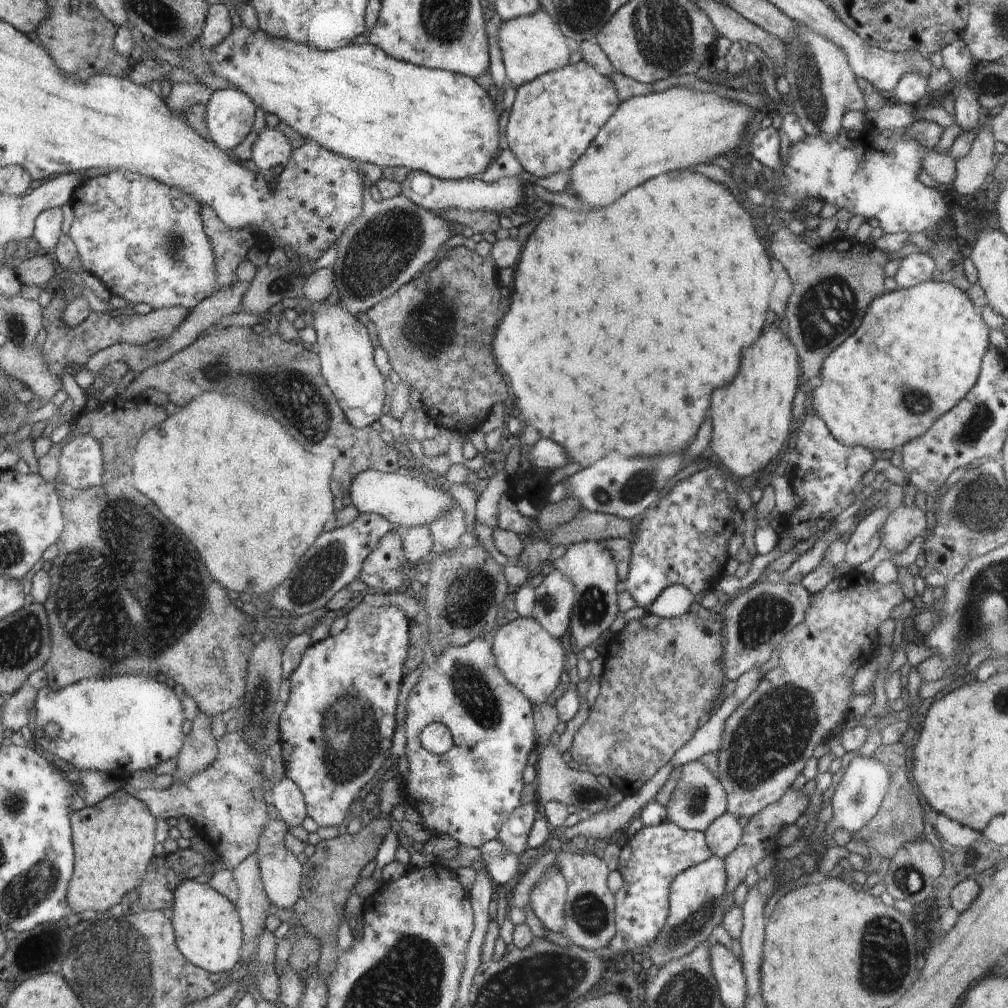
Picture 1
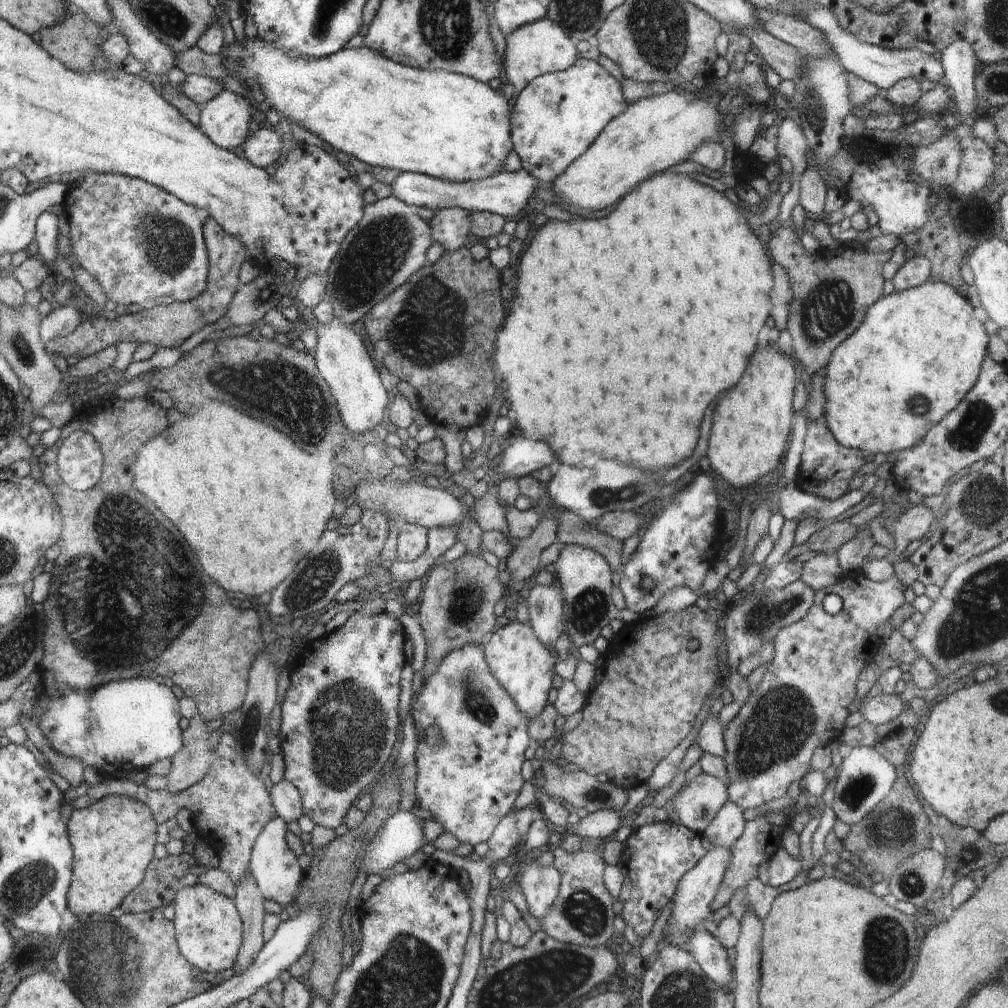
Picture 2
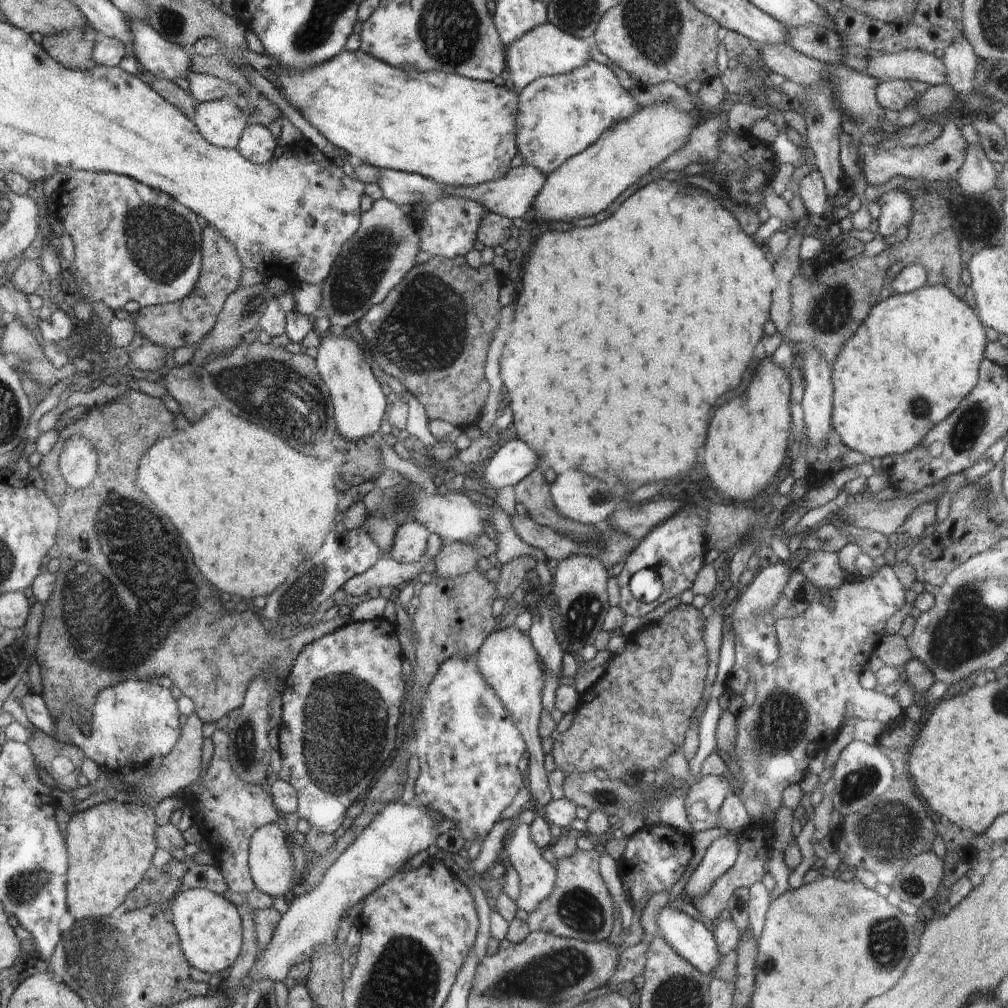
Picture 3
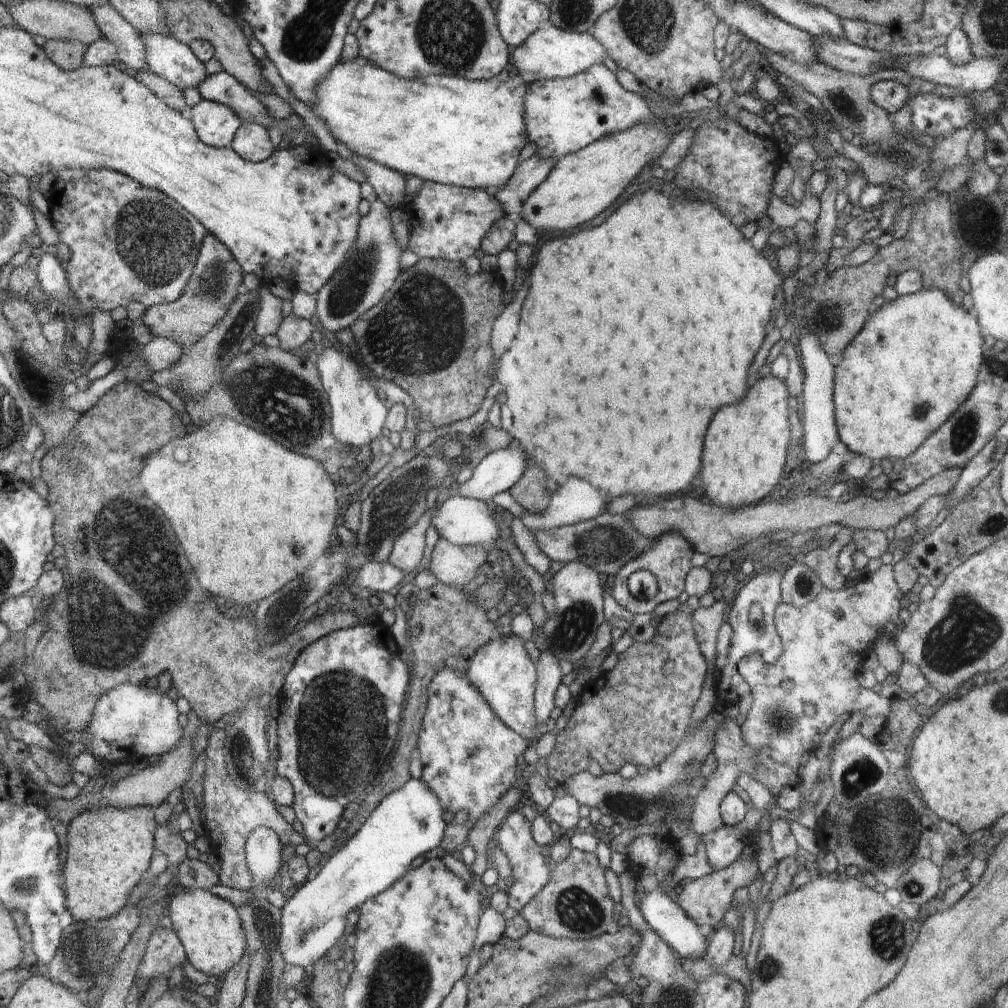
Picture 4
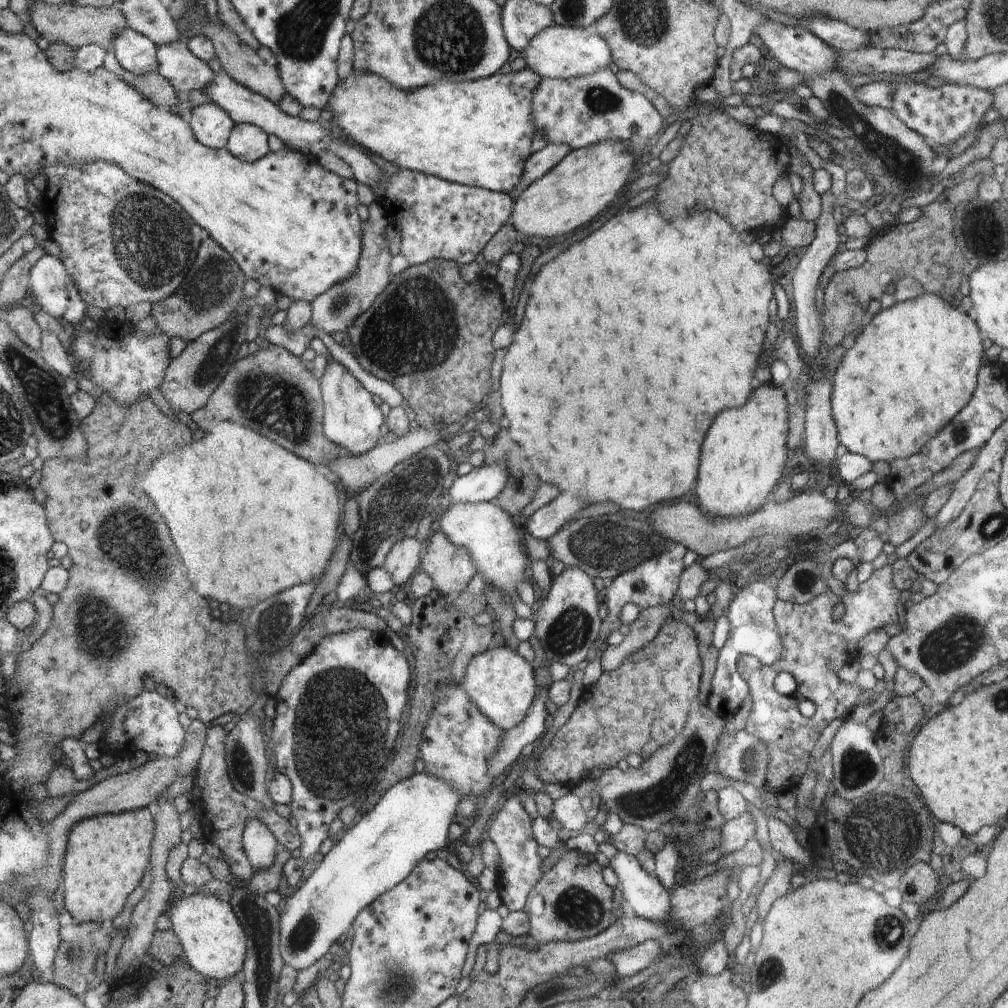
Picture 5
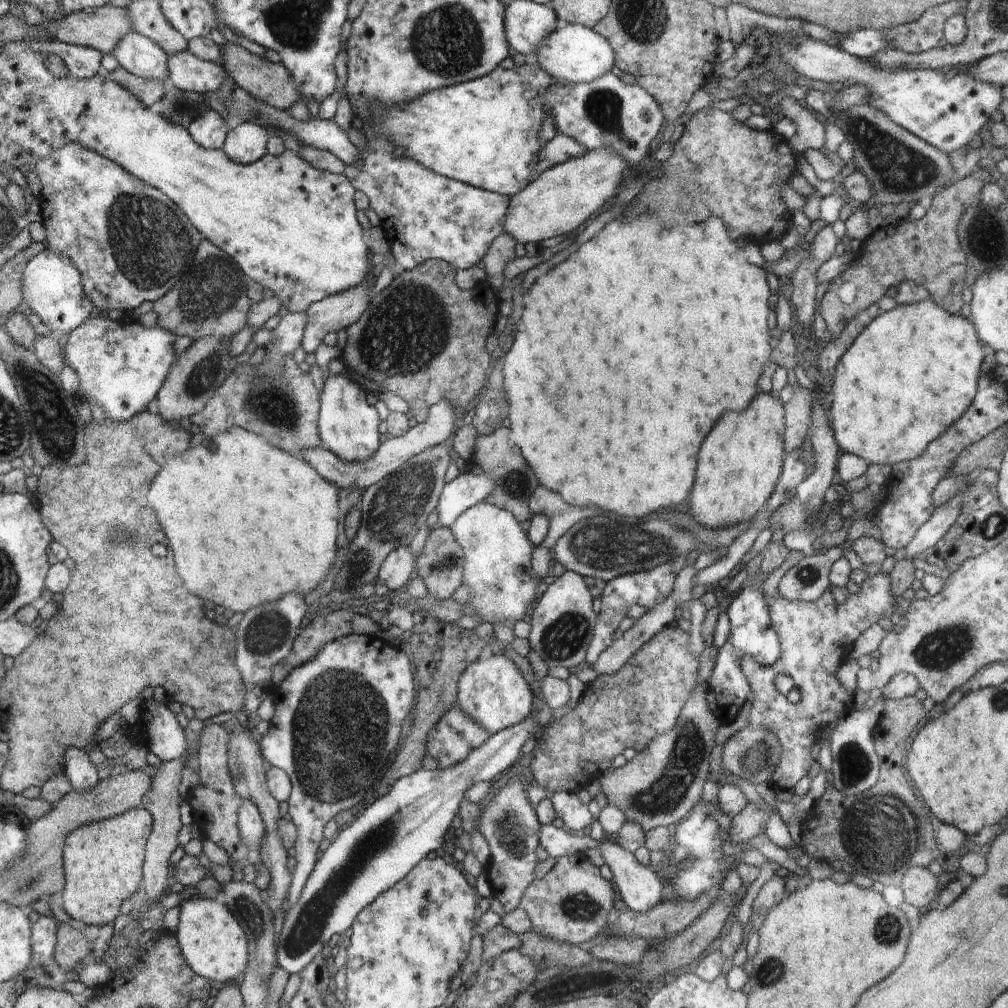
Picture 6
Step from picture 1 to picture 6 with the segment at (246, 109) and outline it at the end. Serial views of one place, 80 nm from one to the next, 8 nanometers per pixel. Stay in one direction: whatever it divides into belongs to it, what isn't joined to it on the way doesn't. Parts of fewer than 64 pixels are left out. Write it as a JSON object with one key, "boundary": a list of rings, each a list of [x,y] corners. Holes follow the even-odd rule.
{"boundary":[[[214,110],[198,115],[187,128],[196,142],[205,149],[220,150],[222,144],[225,144],[226,134],[229,134],[226,120]]]}

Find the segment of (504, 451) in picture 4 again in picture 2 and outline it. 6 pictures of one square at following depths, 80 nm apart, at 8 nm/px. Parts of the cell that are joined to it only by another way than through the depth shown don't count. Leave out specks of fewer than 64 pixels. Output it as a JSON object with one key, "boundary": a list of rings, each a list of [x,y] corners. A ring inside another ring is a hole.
{"boundary":[[[514,438],[513,442],[500,454],[500,470],[504,479],[507,477],[519,480],[533,470],[544,466],[550,466],[556,456],[552,448],[546,442],[540,440],[526,440],[526,438]]]}

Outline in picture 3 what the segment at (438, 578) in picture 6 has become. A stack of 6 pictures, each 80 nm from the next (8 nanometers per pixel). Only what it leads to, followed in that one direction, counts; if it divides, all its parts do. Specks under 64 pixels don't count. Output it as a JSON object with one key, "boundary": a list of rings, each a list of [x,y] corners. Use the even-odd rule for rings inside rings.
{"boundary":[[[486,533],[476,536],[472,545],[456,541],[446,543],[435,558],[436,573],[443,577],[463,575],[474,570],[481,556],[497,551],[497,542]]]}

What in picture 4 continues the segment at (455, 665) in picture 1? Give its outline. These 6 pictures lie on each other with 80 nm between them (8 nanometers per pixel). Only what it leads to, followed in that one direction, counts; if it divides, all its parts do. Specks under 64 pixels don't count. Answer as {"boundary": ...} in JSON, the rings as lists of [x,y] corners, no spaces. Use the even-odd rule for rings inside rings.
{"boundary":[[[452,667],[440,671],[430,684],[430,698],[427,700],[417,750],[423,768],[420,780],[439,797],[446,811],[455,814],[458,810],[464,810],[467,821],[473,825],[472,829],[480,818],[488,814],[488,810],[498,804],[500,796],[512,788],[516,780],[516,758],[526,750],[526,739],[493,711],[483,694],[472,684],[467,670]]]}

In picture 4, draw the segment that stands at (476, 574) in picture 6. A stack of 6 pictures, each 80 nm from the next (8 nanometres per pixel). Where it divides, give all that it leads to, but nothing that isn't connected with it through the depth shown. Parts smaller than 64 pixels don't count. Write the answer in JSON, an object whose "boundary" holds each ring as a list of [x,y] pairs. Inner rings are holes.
{"boundary":[[[456,494],[447,499],[437,510],[433,509],[435,512],[431,525],[436,528],[441,537],[451,541],[453,545],[482,545],[487,548],[487,552],[494,549],[500,530],[494,520],[491,503]]]}

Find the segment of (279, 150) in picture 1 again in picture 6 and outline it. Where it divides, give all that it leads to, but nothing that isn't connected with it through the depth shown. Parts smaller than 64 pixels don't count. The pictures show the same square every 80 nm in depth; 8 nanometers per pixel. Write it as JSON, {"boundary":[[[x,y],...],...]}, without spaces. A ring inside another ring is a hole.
{"boundary":[[[242,121],[232,127],[225,147],[221,149],[238,164],[250,164],[267,153],[269,137],[268,130],[262,125]]]}

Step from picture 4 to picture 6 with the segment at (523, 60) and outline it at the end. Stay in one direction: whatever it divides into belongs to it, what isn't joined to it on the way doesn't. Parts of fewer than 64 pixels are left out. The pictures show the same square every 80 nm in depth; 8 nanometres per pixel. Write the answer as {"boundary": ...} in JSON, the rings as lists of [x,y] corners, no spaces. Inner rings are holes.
{"boundary":[[[562,23],[560,28],[555,28],[539,47],[536,47],[532,59],[553,79],[589,83],[611,70],[615,65],[615,51],[612,44],[594,28],[576,23]]]}

